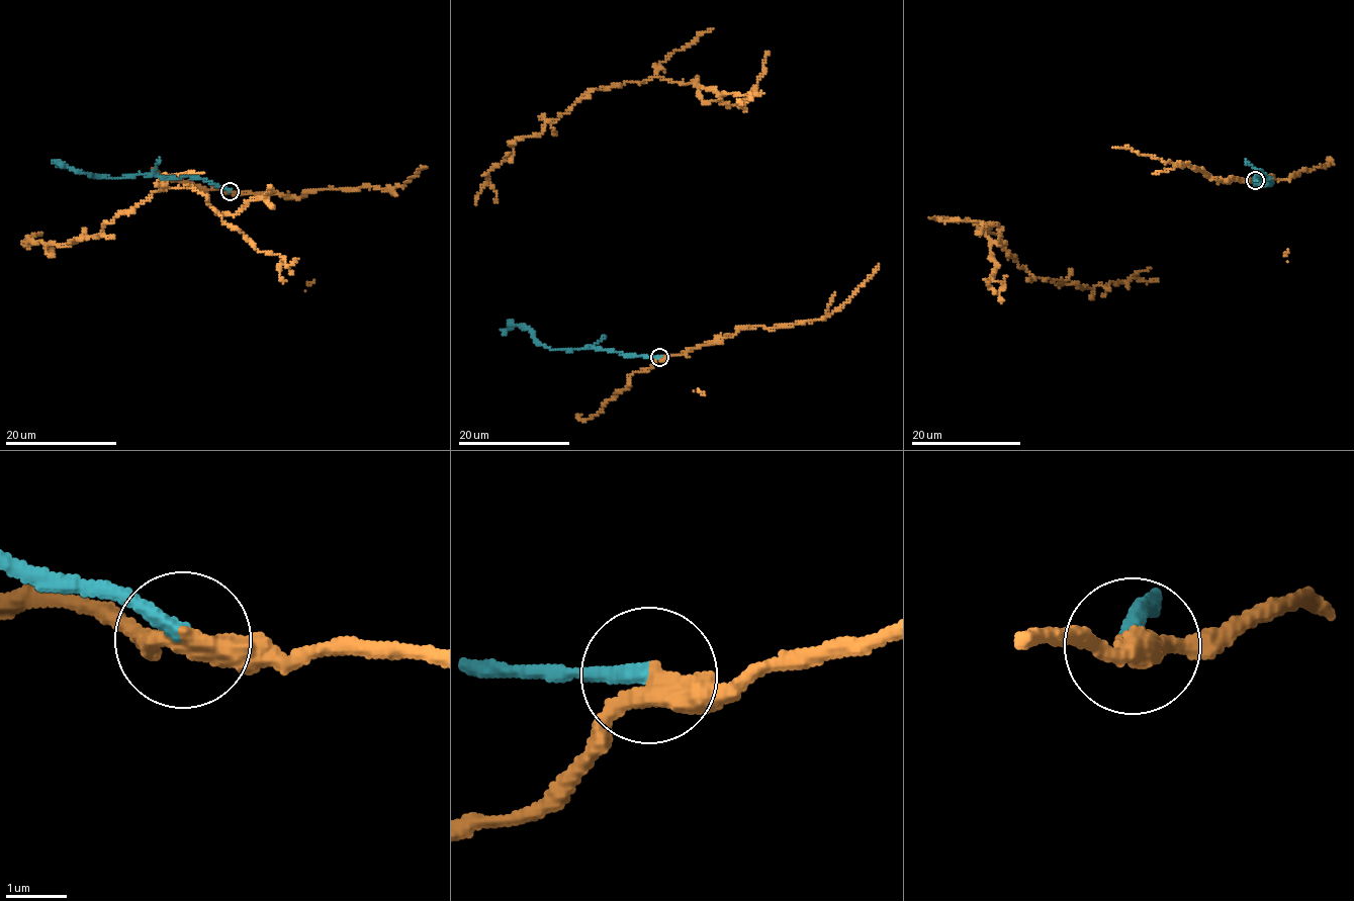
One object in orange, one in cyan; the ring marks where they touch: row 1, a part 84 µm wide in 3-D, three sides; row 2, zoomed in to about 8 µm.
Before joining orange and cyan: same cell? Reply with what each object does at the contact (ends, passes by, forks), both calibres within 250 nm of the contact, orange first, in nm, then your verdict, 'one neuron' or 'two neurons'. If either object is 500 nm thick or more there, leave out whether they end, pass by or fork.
orange passes by; cyan ends; calibres 360 and 240 nm; two neurons

